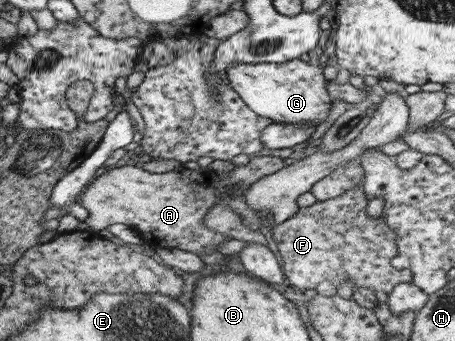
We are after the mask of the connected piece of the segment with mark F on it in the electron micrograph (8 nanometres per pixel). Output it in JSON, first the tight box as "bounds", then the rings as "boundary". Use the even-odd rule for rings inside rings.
{"bounds":[269,183,412,294],"boundary":[[[362,183],[358,184],[354,186],[354,188],[348,188],[348,190],[342,192],[341,196],[326,200],[324,202],[313,203],[307,208],[299,208],[294,216],[290,216],[290,218],[287,218],[286,220],[284,220],[284,222],[275,225],[269,232],[269,235],[272,236],[272,240],[274,240],[276,248],[278,249],[277,254],[280,255],[280,258],[282,258],[282,261],[280,262],[282,264],[281,272],[292,286],[296,286],[296,288],[300,289],[314,289],[319,282],[322,282],[322,280],[328,280],[328,282],[331,282],[335,286],[335,288],[339,288],[340,284],[343,281],[350,280],[353,285],[353,290],[356,290],[358,287],[361,286],[362,288],[368,288],[368,290],[372,290],[373,292],[376,292],[377,290],[382,290],[382,292],[388,294],[390,293],[390,291],[392,291],[392,287],[394,287],[395,284],[412,280],[411,273],[406,268],[396,269],[392,265],[392,261],[397,253],[397,248],[395,244],[395,232],[386,224],[386,222],[384,222],[384,218],[381,218],[381,216],[378,216],[378,218],[370,218],[366,214],[365,207],[368,201],[366,201],[366,194],[364,194],[362,186]]]}

